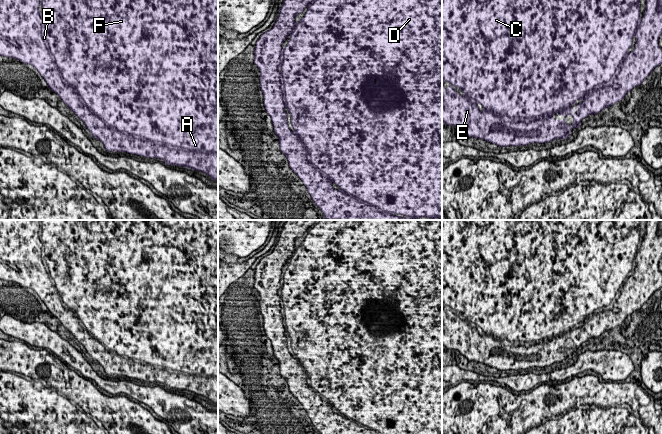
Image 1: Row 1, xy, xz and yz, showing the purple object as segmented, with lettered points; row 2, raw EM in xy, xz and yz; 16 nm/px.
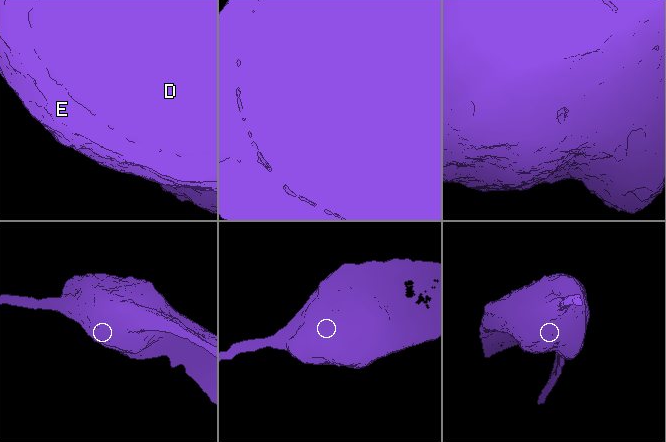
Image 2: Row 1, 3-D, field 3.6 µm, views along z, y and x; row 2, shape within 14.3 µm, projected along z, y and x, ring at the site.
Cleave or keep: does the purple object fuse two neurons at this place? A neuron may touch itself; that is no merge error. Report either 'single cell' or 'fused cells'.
single cell

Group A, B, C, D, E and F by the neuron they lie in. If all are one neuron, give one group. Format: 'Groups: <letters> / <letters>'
Groups: A B C D E F

